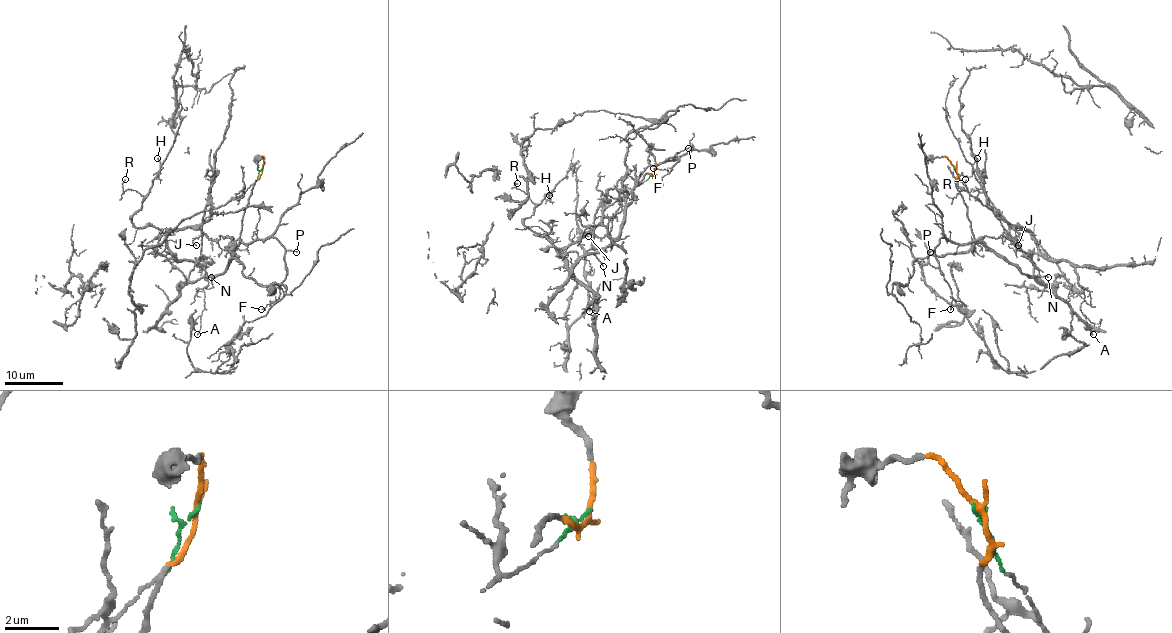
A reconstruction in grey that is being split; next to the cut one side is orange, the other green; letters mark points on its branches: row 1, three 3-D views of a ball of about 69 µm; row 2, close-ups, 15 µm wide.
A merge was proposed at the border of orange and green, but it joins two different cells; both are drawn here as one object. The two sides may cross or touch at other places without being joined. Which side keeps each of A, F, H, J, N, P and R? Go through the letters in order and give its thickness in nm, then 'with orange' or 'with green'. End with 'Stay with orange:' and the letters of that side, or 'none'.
A: 110 nm | with green
F: 130 nm | with orange
H: 130 nm | with green
J: 80 nm | with green
N: 120 nm | with orange
P: 110 nm | with orange
R: 110 nm | with green
Stay with orange: F, N, P

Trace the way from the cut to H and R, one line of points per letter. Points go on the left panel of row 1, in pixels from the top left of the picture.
H: (262, 169), (239, 196), (214, 208), (202, 222), (163, 233), (131, 221), (159, 170), (158, 157)
R: (262, 169), (202, 222), (166, 233), (133, 224), (143, 198), (123, 191), (126, 179)

